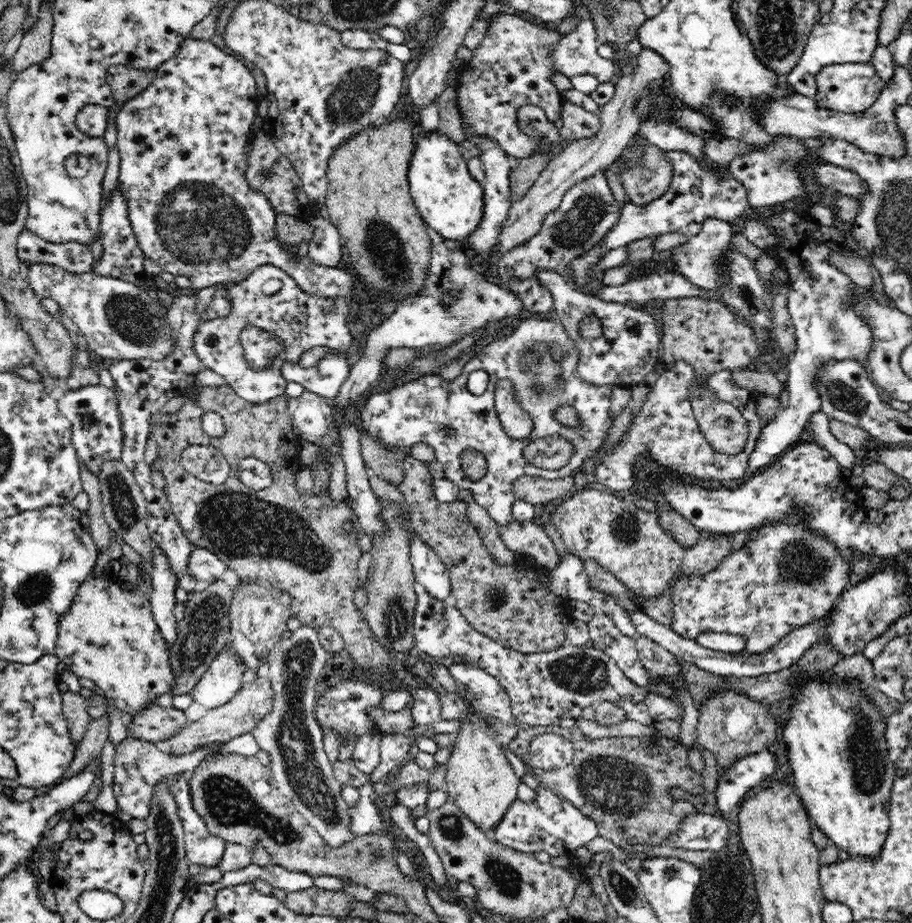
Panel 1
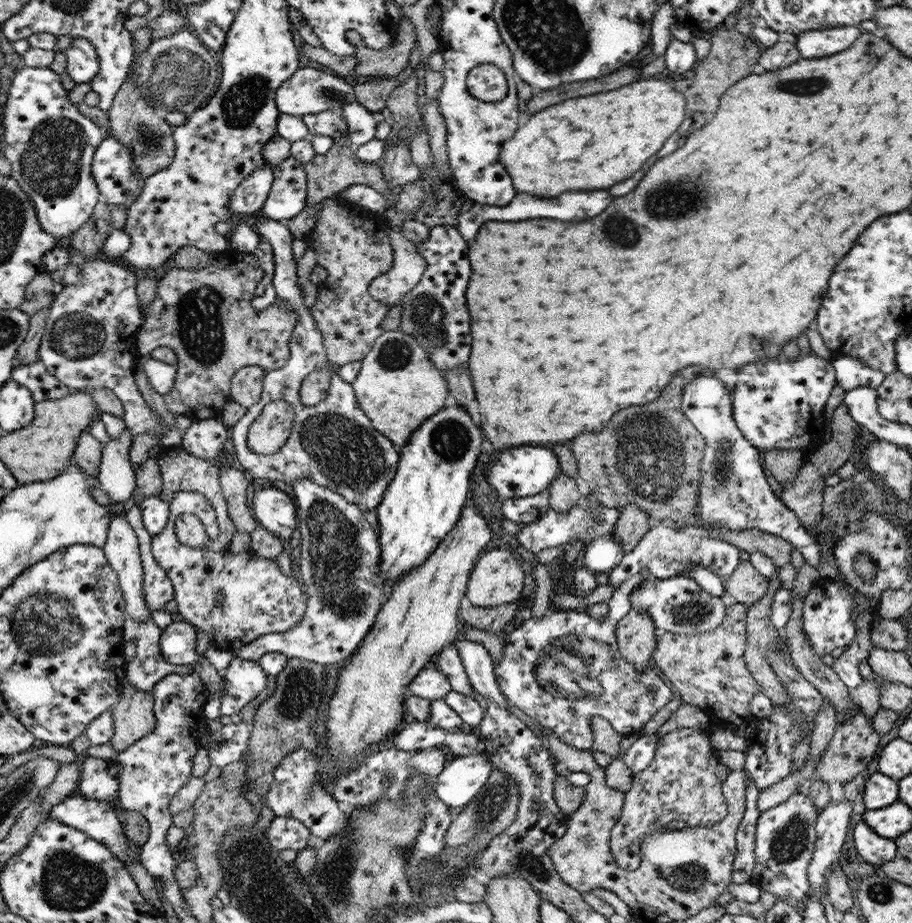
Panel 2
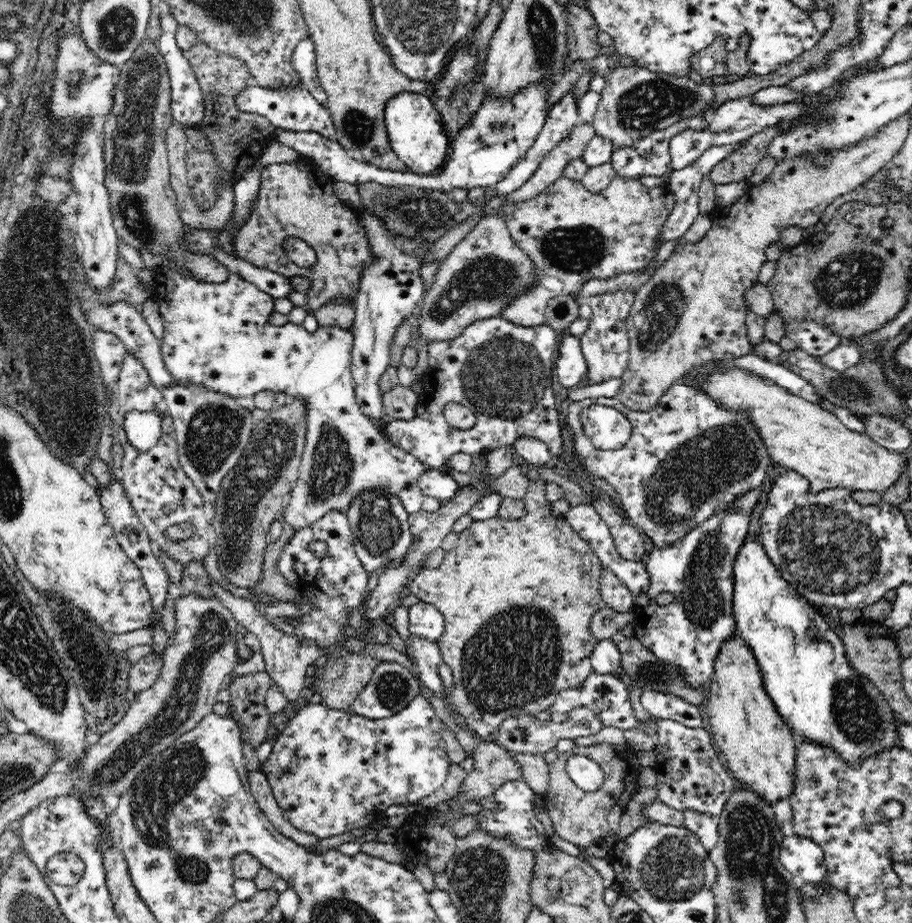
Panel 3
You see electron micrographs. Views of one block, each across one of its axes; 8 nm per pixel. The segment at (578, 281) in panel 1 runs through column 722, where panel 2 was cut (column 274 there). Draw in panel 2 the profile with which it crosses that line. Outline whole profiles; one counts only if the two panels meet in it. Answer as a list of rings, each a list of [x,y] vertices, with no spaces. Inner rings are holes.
[[[289,156],[275,165],[270,194],[261,214],[270,220],[286,222],[304,210],[307,204],[307,176],[299,160]]]

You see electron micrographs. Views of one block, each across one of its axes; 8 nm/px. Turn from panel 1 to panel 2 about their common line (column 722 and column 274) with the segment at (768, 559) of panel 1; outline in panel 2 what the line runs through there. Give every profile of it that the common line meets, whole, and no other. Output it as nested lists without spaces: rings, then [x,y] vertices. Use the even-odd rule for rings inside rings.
[[[180,491],[170,502],[170,518],[161,533],[151,540],[154,558],[175,584],[178,613],[196,628],[208,632],[212,646],[232,653],[259,636],[286,632],[295,627],[307,612],[302,586],[294,576],[286,576],[277,561],[258,557],[252,551],[240,554],[228,550],[214,552],[180,544],[175,533],[175,520],[180,514],[195,514],[202,521],[207,535],[214,540],[219,535],[215,508],[203,494]],[[223,592],[223,602],[219,600]]]

